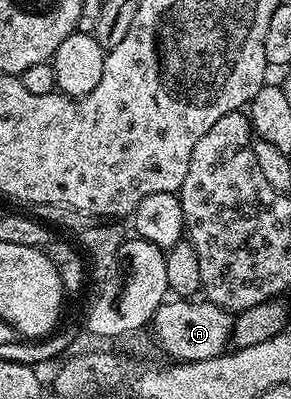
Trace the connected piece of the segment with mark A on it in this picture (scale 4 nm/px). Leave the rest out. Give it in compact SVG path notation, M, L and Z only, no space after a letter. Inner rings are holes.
M173 297L161 304L161 308L153 315L151 332L157 338L157 343L170 355L170 360L182 363L194 363L210 359L216 355L224 355L230 346L233 337L234 316L228 311L224 311L219 305L208 301L200 301L193 297Z

